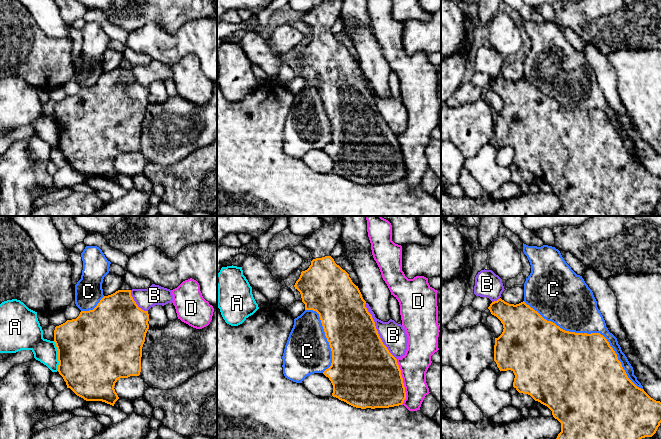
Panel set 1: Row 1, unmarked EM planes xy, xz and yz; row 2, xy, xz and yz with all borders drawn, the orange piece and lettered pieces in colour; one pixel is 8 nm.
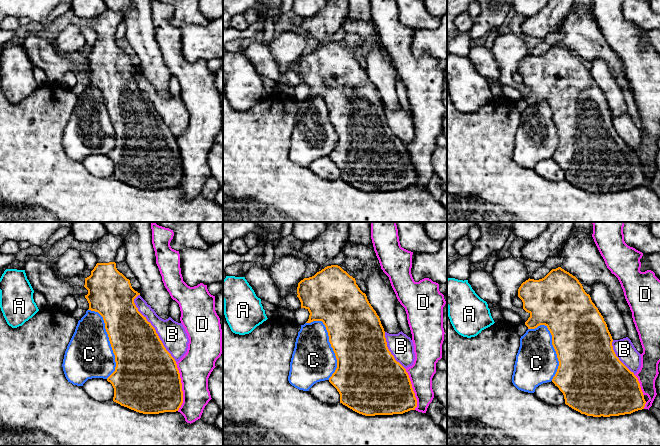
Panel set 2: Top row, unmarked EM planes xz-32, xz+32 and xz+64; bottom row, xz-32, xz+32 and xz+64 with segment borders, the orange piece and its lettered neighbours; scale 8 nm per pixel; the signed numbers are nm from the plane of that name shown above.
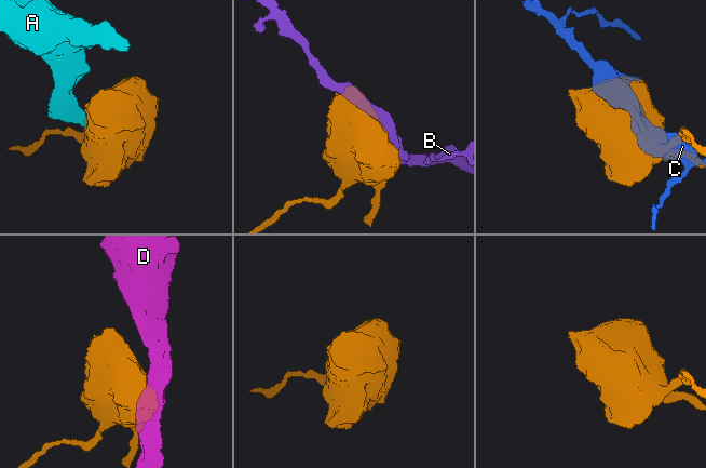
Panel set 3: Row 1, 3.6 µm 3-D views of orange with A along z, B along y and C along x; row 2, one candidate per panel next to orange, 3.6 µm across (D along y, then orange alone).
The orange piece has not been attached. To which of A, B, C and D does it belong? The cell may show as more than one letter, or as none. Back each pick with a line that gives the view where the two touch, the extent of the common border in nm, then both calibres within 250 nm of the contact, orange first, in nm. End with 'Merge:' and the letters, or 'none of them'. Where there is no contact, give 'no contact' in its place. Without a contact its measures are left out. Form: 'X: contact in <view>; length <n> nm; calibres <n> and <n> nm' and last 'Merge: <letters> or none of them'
Merge: none of them

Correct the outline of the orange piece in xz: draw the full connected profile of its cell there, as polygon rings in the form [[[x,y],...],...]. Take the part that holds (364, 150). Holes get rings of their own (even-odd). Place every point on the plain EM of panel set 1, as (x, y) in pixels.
[[[322,0],[322,2],[302,17],[312,30],[311,41],[301,48],[294,63],[297,65],[305,80],[305,86],[313,86],[319,90],[325,112],[332,127],[331,142],[323,150],[329,154],[333,161],[332,172],[347,180],[361,185],[389,184],[402,181],[406,175],[406,168],[397,135],[383,120],[372,91],[365,83],[366,77],[349,50],[337,41],[330,32],[331,27],[342,13],[342,0]]]

